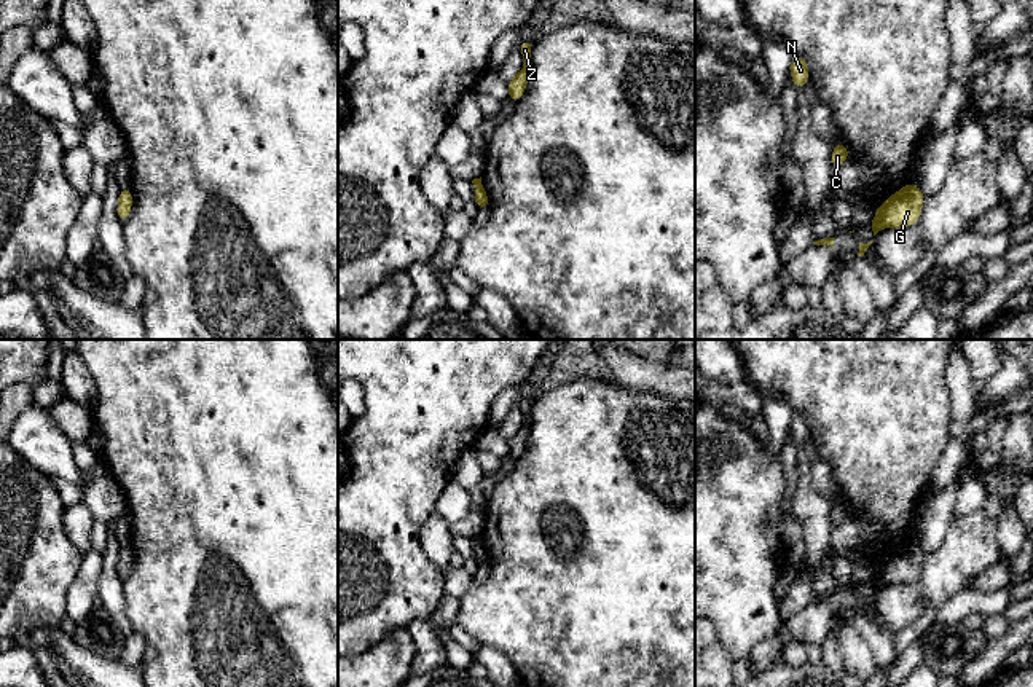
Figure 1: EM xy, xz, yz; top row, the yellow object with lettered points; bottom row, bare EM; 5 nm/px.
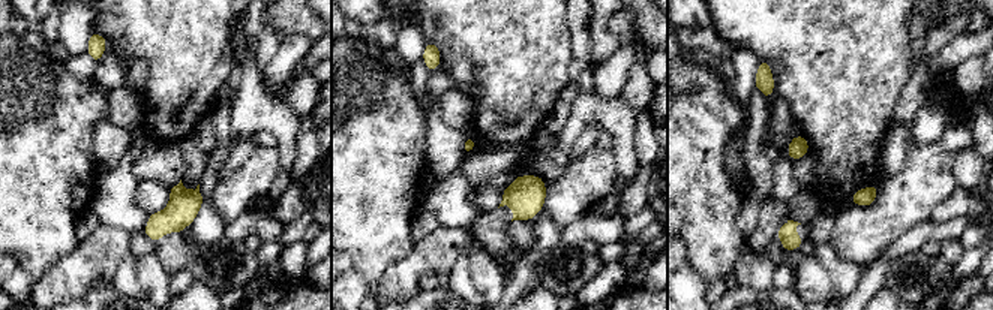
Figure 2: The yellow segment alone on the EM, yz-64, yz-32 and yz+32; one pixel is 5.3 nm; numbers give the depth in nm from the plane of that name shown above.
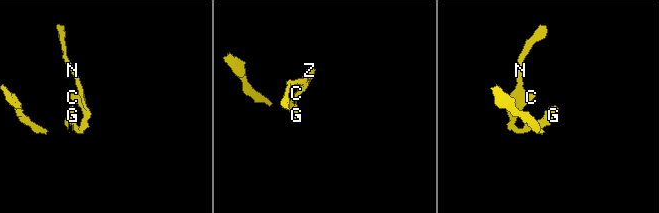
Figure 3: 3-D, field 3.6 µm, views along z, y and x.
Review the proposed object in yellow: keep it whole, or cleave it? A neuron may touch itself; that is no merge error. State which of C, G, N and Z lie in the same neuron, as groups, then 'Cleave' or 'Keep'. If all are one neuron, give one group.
Groups: C G N Z. Keep

